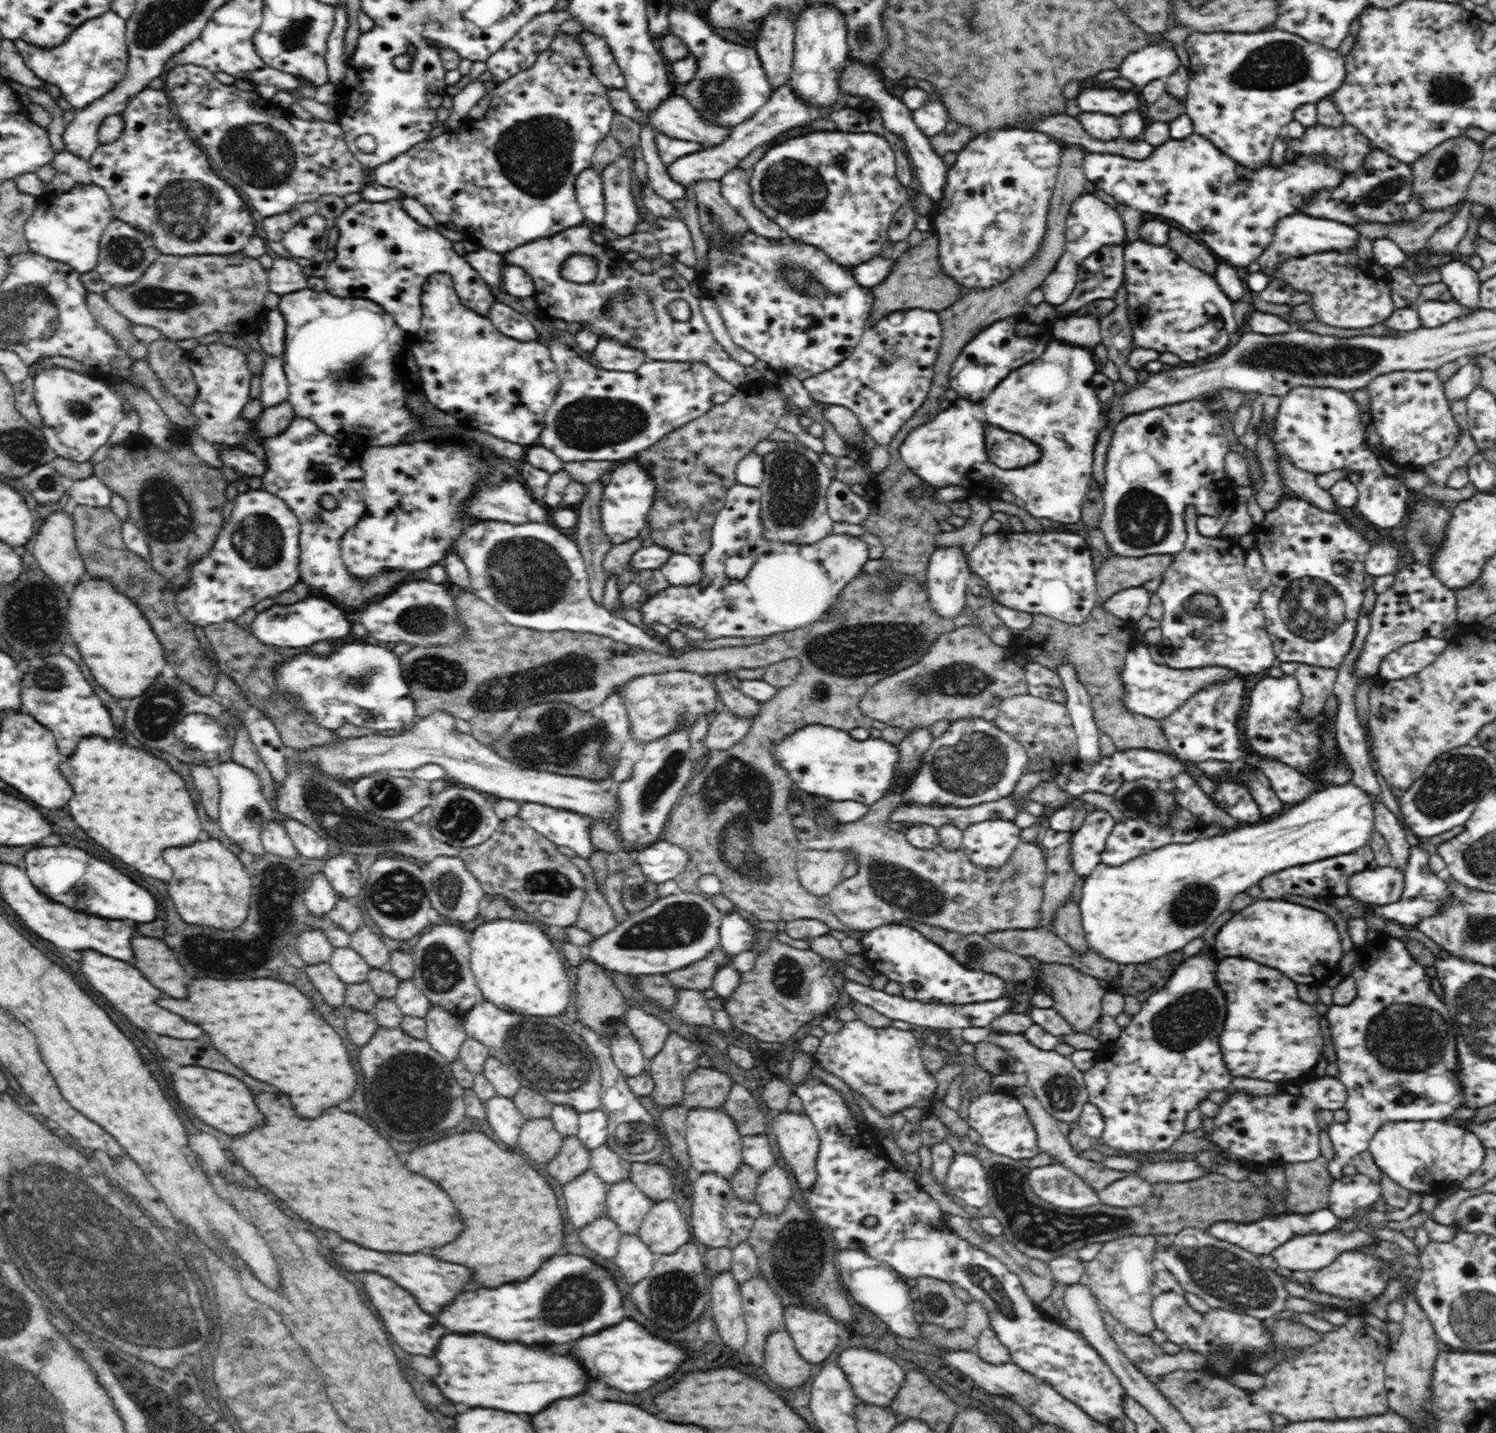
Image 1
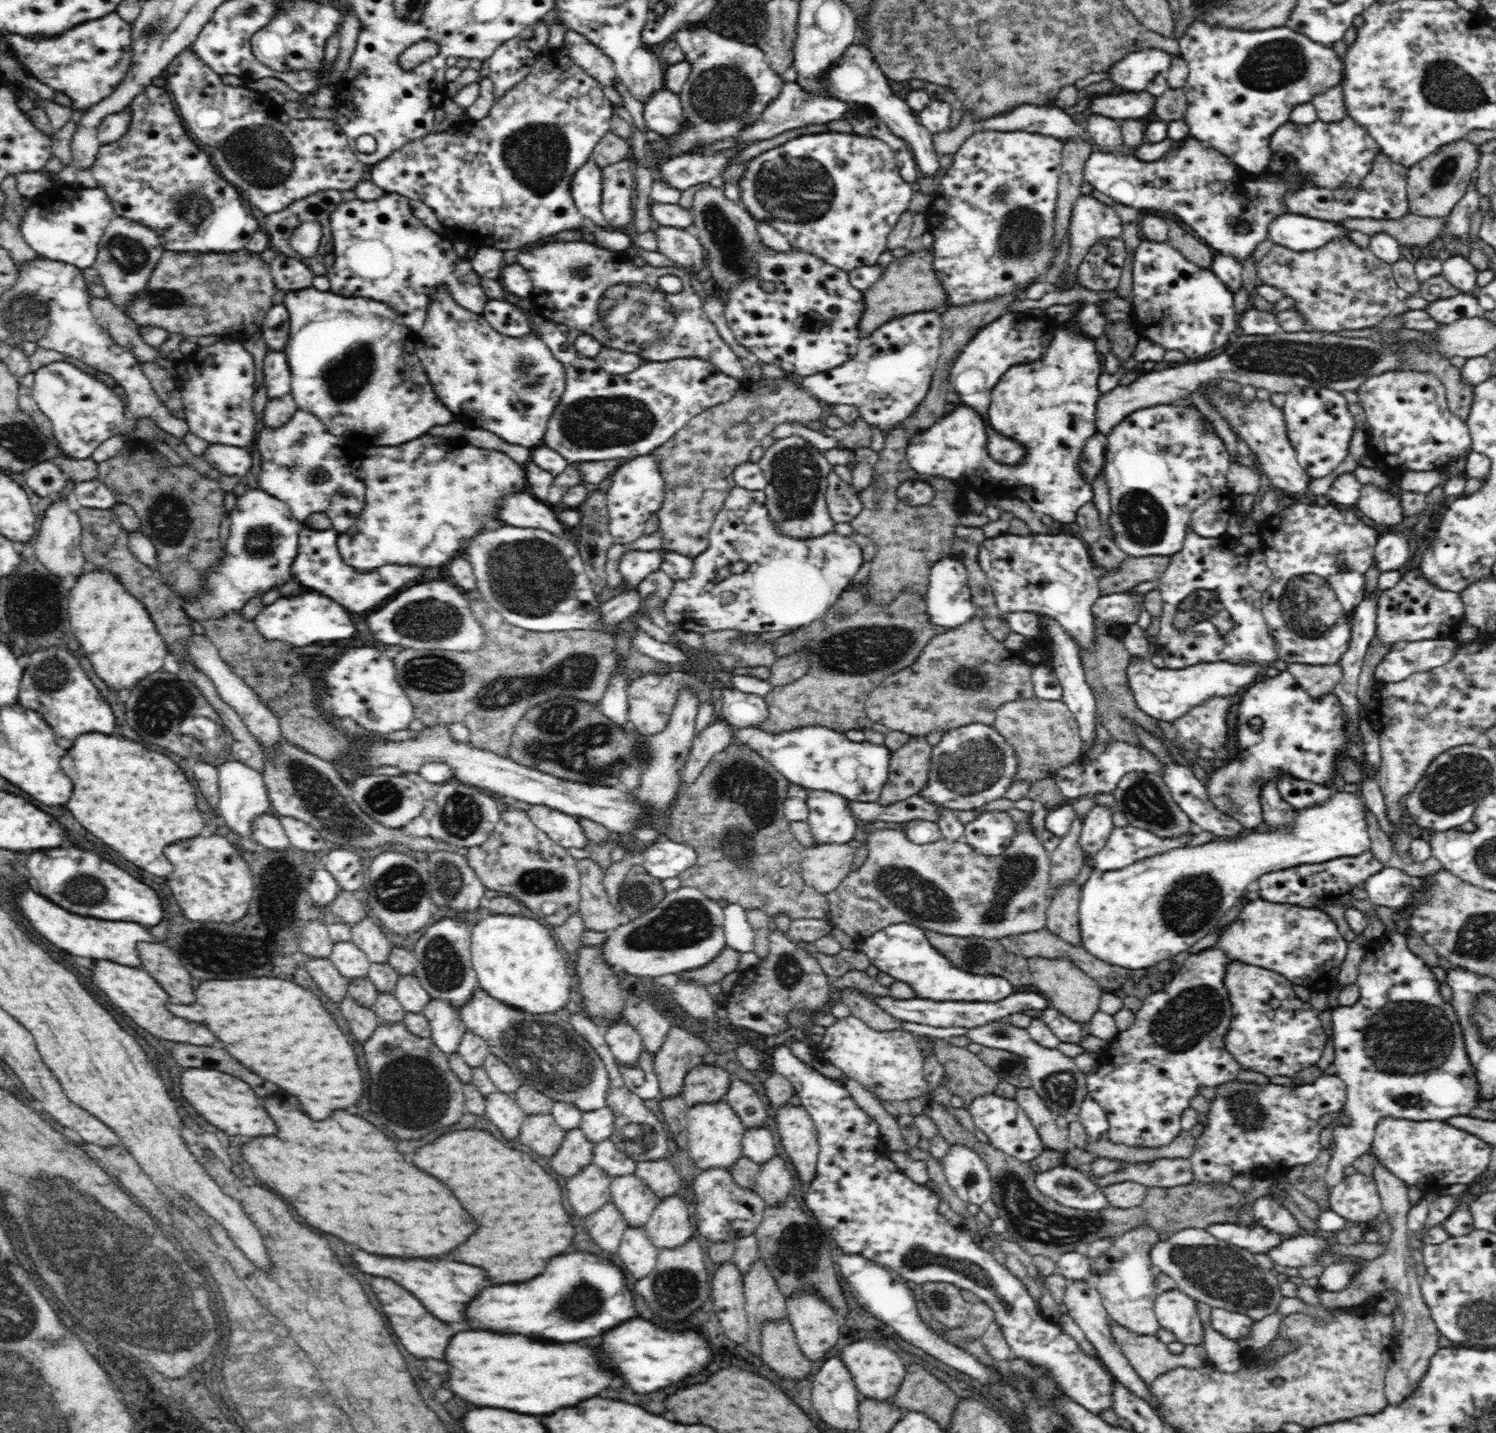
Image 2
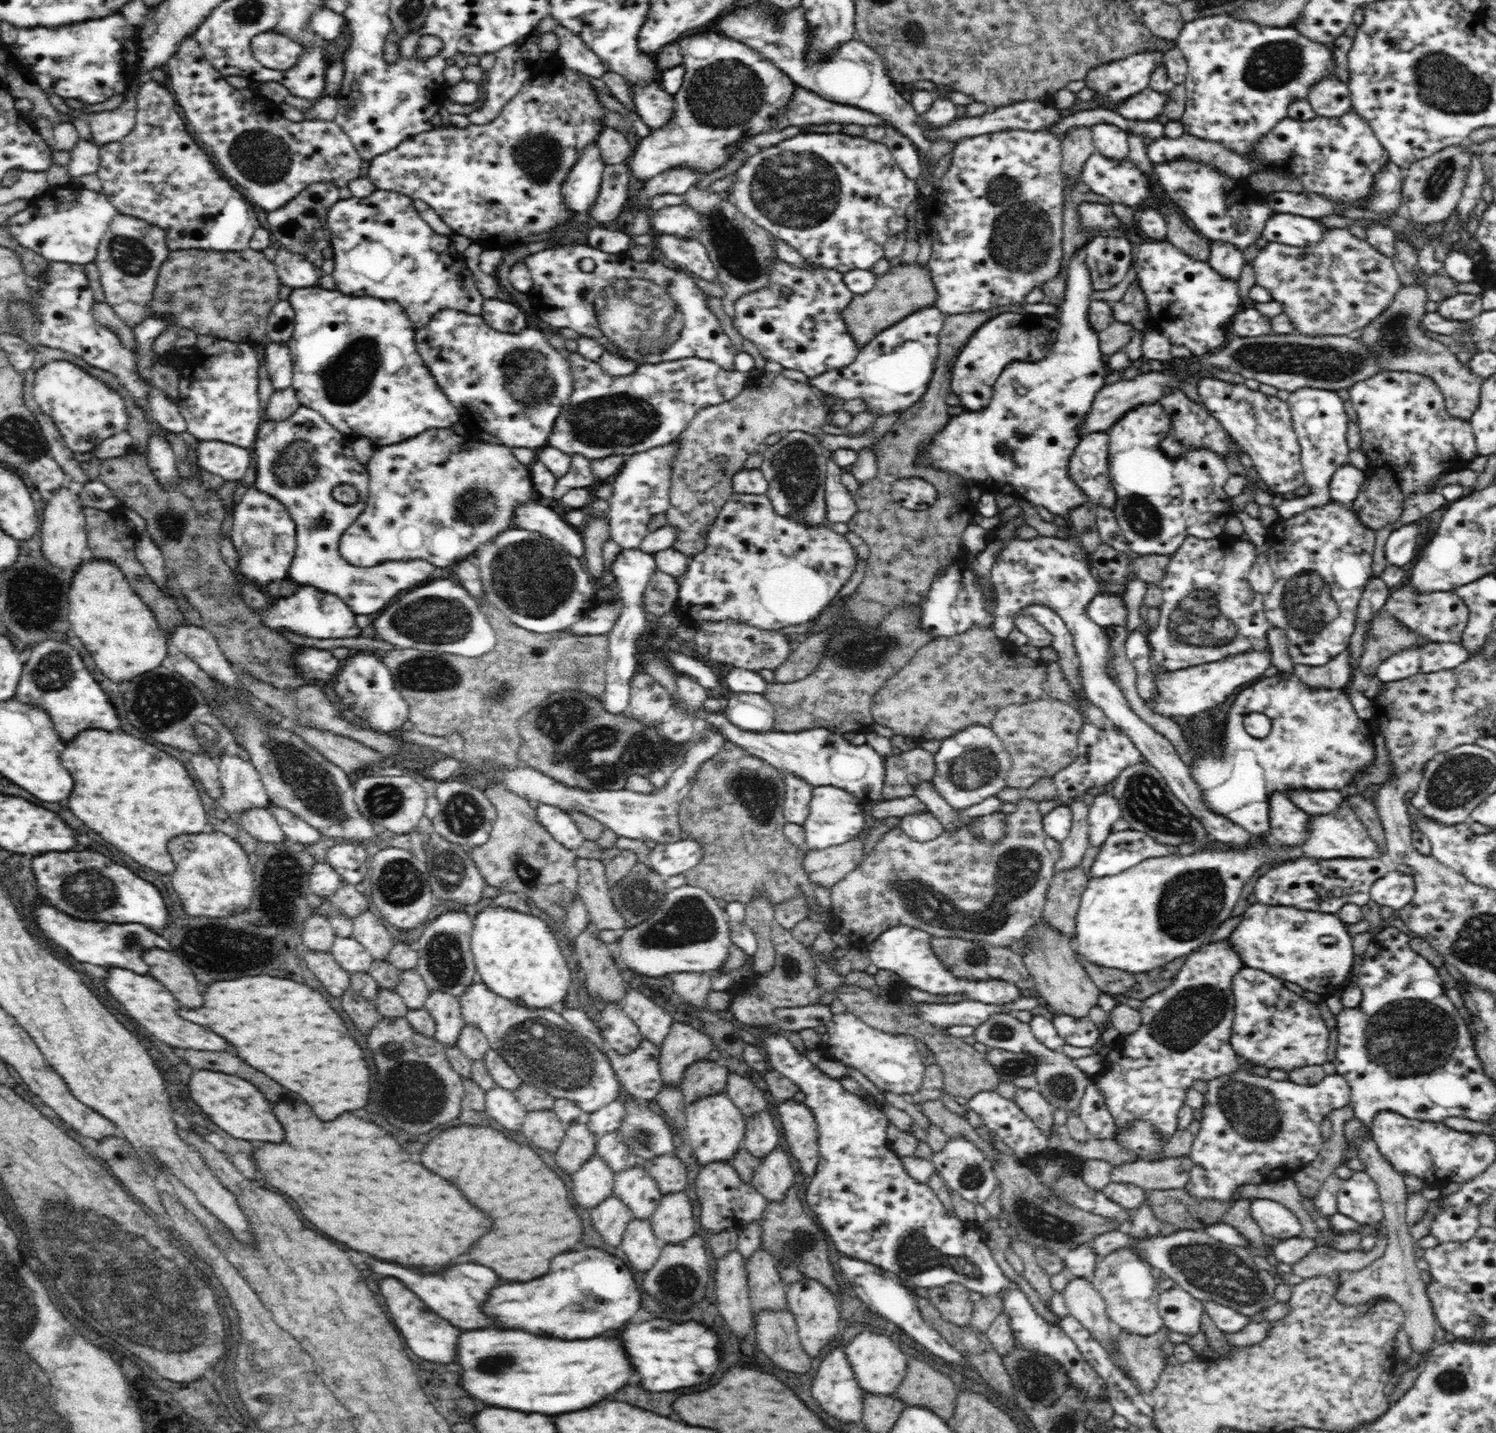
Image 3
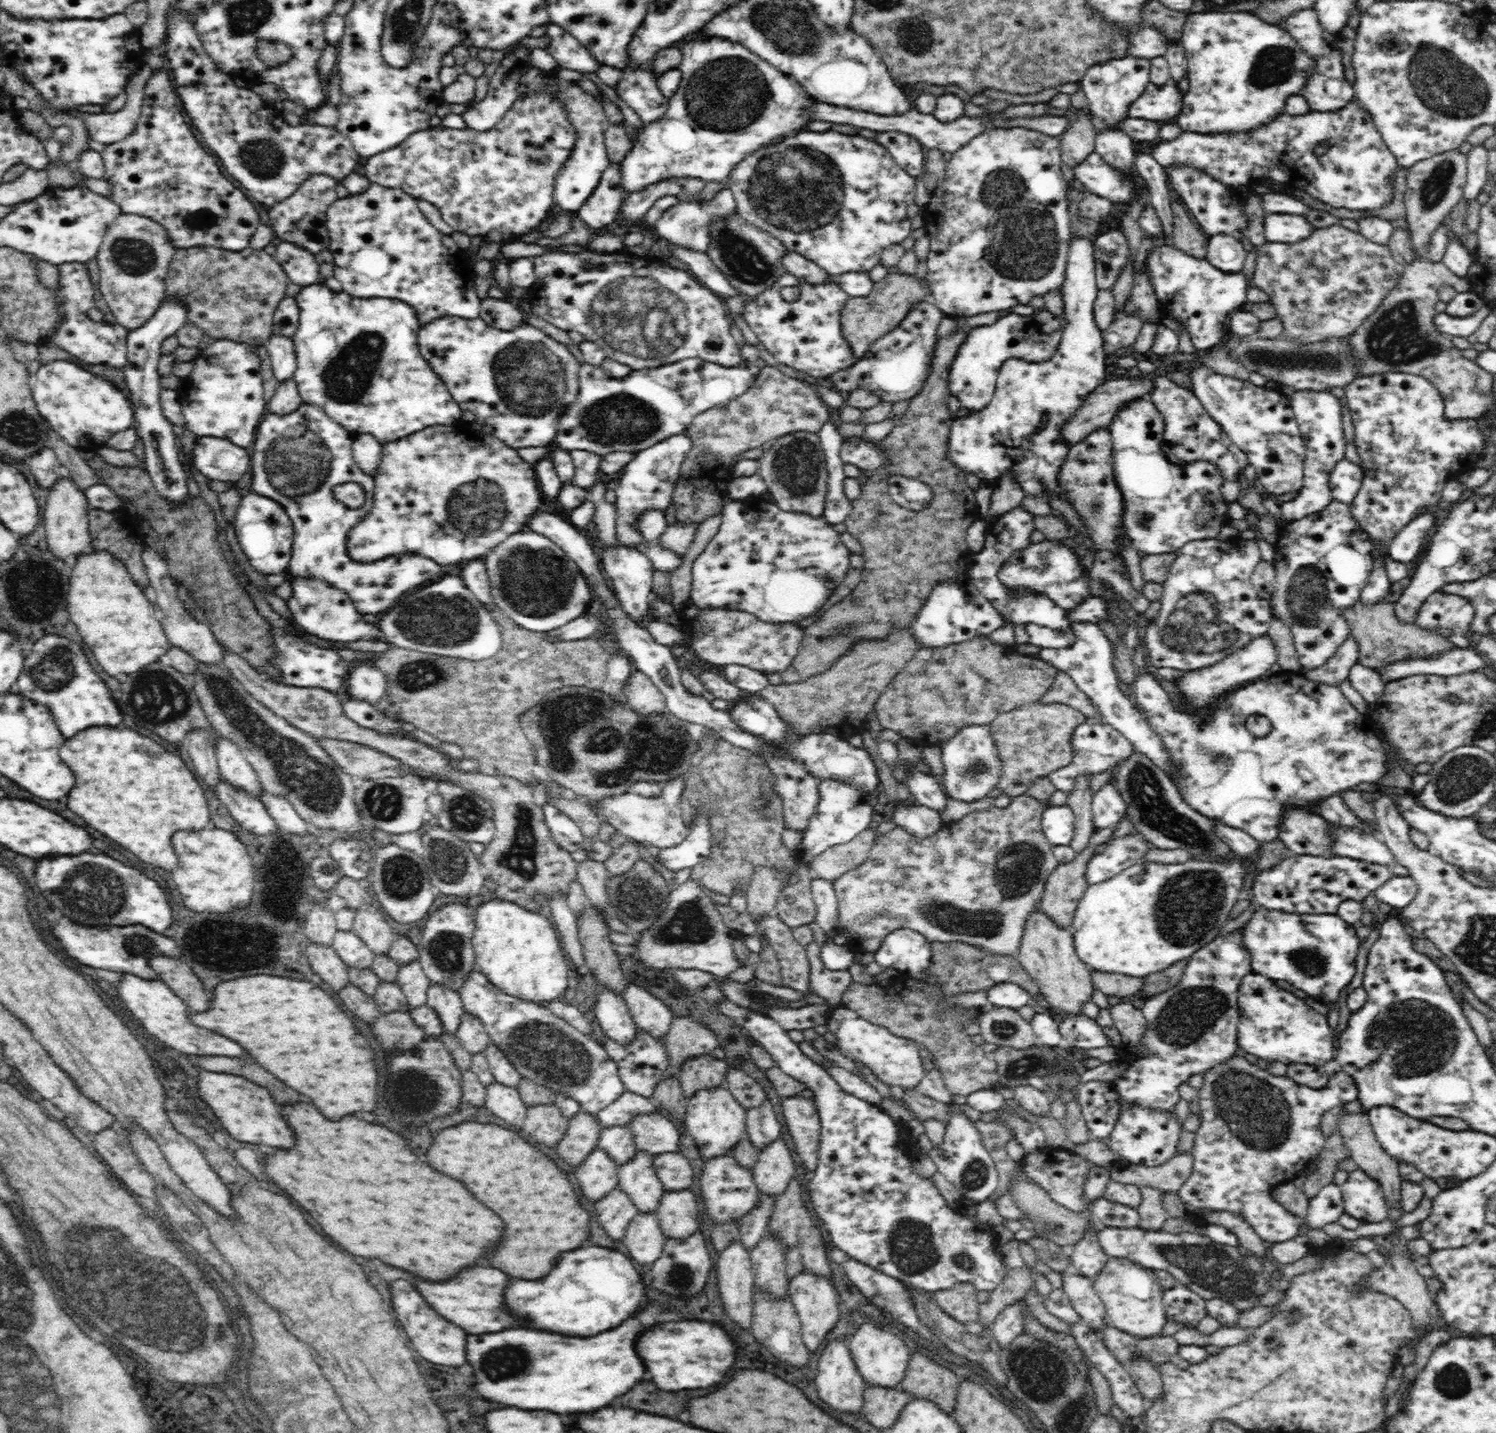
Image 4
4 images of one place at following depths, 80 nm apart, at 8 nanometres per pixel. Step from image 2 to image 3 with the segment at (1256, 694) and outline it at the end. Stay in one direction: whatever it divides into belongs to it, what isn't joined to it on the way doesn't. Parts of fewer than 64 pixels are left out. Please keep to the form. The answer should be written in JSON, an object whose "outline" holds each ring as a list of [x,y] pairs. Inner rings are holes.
{"outline":[[[1286,671],[1284,673],[1279,672],[1274,676],[1267,674],[1256,682],[1251,683],[1250,688],[1240,689],[1238,696],[1236,696],[1236,702],[1230,706],[1228,722],[1226,722],[1226,726],[1224,726],[1222,736],[1220,736],[1218,740],[1212,740],[1210,746],[1206,746],[1206,748],[1202,748],[1200,752],[1196,752],[1194,764],[1192,764],[1192,768],[1188,766],[1188,770],[1192,770],[1191,777],[1196,780],[1196,785],[1202,788],[1202,800],[1206,802],[1206,806],[1210,808],[1210,812],[1226,817],[1228,821],[1234,822],[1235,825],[1242,826],[1243,829],[1250,831],[1250,834],[1253,834],[1256,838],[1266,838],[1269,836],[1269,798],[1274,792],[1296,792],[1298,789],[1308,789],[1310,792],[1317,792],[1319,790],[1342,790],[1343,792],[1347,792],[1346,784],[1348,784],[1348,782],[1352,783],[1354,774],[1358,774],[1364,766],[1370,766],[1372,760],[1375,759],[1372,735],[1375,734],[1377,729],[1378,726],[1374,720],[1369,721],[1362,719],[1362,722],[1360,722],[1360,718],[1356,716],[1356,711],[1354,711],[1350,700],[1342,689],[1308,686],[1298,677]],[[1252,712],[1265,714],[1271,720],[1271,729],[1268,736],[1256,738],[1246,732],[1243,720],[1246,718],[1246,714],[1252,714]]]}

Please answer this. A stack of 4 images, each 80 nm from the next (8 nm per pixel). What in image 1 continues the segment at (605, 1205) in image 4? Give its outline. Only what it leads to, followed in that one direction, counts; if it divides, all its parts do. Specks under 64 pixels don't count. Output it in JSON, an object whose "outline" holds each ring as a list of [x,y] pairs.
{"outline":[[[602,1214],[594,1222],[580,1230],[580,1240],[594,1256],[610,1261],[616,1256],[624,1231],[607,1214]]]}

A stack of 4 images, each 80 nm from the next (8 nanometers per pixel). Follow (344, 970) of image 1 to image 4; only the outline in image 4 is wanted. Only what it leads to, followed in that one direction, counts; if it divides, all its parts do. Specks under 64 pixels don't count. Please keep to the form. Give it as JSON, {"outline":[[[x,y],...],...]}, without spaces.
{"outline":[[[337,930],[332,946],[347,967],[371,968],[375,954],[352,930]]]}

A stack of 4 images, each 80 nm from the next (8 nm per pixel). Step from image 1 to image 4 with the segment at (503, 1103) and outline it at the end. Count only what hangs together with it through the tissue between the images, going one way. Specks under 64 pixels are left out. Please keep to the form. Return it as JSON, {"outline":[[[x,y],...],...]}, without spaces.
{"outline":[[[492,1082],[486,1086],[485,1107],[494,1118],[502,1118],[512,1126],[523,1126],[527,1106],[521,1099],[517,1087]]]}

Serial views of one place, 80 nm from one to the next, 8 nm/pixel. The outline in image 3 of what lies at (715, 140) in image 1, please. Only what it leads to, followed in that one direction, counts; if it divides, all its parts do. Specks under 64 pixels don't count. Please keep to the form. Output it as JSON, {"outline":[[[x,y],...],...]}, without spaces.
{"outline":[[[655,81],[650,85],[630,87],[637,114],[650,129],[662,128],[670,123],[674,114],[675,96],[668,94]]]}

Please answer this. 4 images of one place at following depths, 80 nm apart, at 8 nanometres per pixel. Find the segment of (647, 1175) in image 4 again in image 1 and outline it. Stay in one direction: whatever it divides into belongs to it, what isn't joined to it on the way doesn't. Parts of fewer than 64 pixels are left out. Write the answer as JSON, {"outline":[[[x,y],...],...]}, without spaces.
{"outline":[[[629,1178],[610,1184],[606,1193],[605,1214],[625,1233],[636,1233],[646,1214],[656,1204]]]}

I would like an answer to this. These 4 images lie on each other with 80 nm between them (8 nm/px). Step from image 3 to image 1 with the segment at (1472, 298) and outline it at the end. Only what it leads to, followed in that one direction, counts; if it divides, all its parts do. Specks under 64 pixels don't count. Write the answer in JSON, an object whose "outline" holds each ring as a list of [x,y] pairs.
{"outline":[[[1436,300],[1420,301],[1416,306],[1420,324],[1424,328],[1442,326],[1456,317],[1467,316],[1467,310],[1458,301],[1440,302]]]}

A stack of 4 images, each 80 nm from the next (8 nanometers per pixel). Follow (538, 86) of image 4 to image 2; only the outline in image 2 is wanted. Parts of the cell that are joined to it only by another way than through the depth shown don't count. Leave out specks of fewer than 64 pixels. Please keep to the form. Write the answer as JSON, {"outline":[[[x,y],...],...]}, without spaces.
{"outline":[[[591,156],[580,169],[571,175],[570,196],[578,212],[598,226],[604,227],[607,222],[599,212],[603,189],[601,170],[597,160]]]}

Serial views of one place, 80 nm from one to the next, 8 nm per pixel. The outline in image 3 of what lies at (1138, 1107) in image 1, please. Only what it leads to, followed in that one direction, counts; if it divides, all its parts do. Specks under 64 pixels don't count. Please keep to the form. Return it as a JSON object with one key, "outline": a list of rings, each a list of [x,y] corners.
{"outline":[[[1227,939],[1208,942],[1186,956],[1172,986],[1145,998],[1139,1009],[1142,1026],[1124,1036],[1123,1043],[1116,1049],[1114,1059],[1107,1062],[1104,1070],[1090,1076],[1091,1082],[1105,1096],[1104,1100],[1110,1109],[1110,1115],[1114,1117],[1116,1129],[1126,1127],[1132,1120],[1140,1119],[1154,1124],[1165,1138],[1170,1138],[1177,1131],[1178,1114],[1184,1106],[1186,1092],[1194,1086],[1196,1080],[1208,1082],[1219,1075],[1238,1070],[1238,1066],[1246,1066],[1246,1061],[1241,1062],[1230,1045],[1236,1002],[1233,980],[1242,967],[1246,966],[1241,955]]]}

